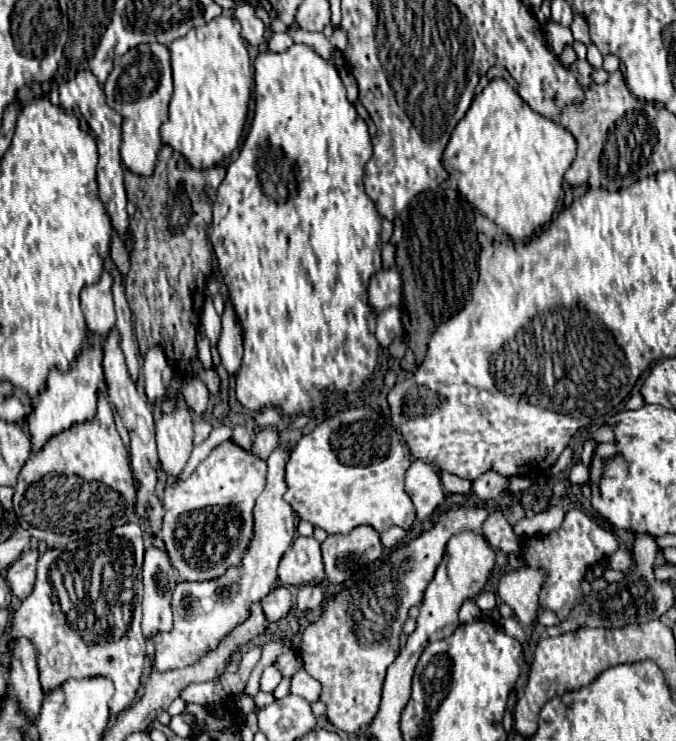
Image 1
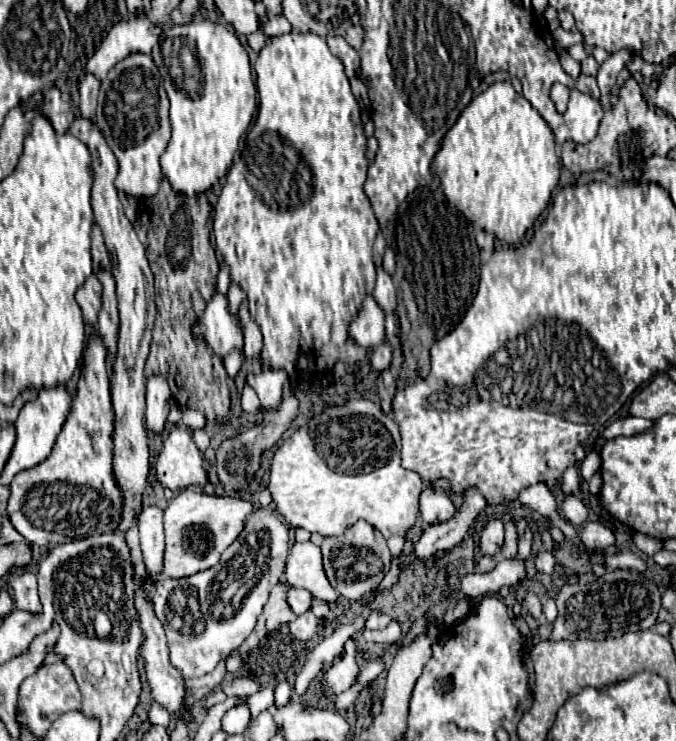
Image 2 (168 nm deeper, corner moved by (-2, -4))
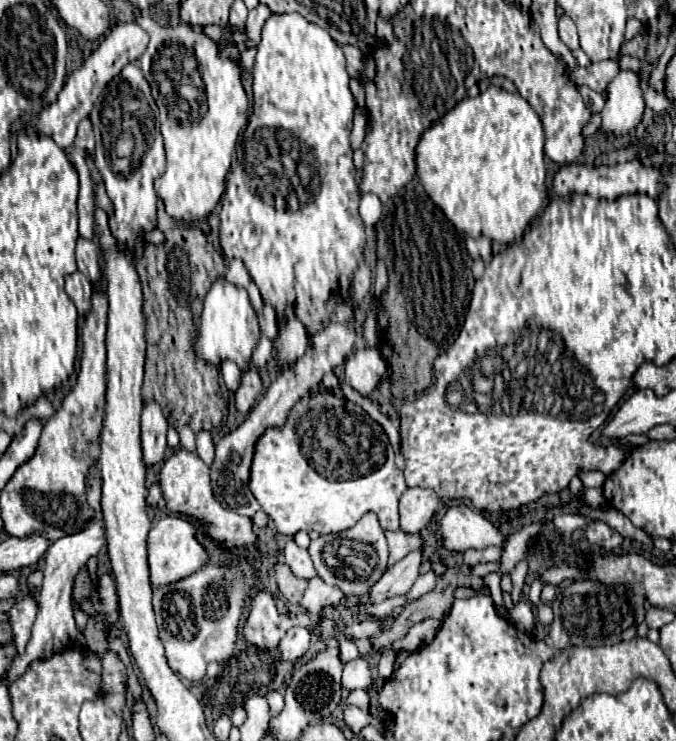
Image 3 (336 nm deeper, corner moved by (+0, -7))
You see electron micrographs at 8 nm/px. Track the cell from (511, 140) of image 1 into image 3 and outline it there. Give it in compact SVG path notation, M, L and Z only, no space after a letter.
M490 85L484 93L480 93L478 97L464 97L462 101L456 103L454 109L450 109L446 115L442 115L440 119L436 119L422 135L420 141L416 145L416 175L418 181L422 183L424 191L428 193L428 197L434 201L436 207L440 207L446 215L446 219L460 231L466 233L470 237L480 237L486 235L492 241L498 243L512 243L518 241L524 233L524 229L528 227L528 223L538 215L544 197L546 197L546 165L544 165L544 131L542 131L542 123L538 119L538 115L532 111L532 107L528 105L526 99L522 99L518 93L508 93L502 87Z

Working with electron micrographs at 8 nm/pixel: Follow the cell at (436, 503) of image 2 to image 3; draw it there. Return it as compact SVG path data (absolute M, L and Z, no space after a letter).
M466 505L450 507L440 521L442 545L448 551L464 553L466 549L484 549L488 545L504 547L504 535L480 511Z

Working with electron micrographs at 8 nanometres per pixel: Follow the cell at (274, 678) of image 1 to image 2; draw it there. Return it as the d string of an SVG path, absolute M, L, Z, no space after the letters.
M266 686L266 688L260 688L254 696L250 696L246 700L250 712L252 712L252 718L256 718L262 710L268 710L272 704L274 704L274 688Z

